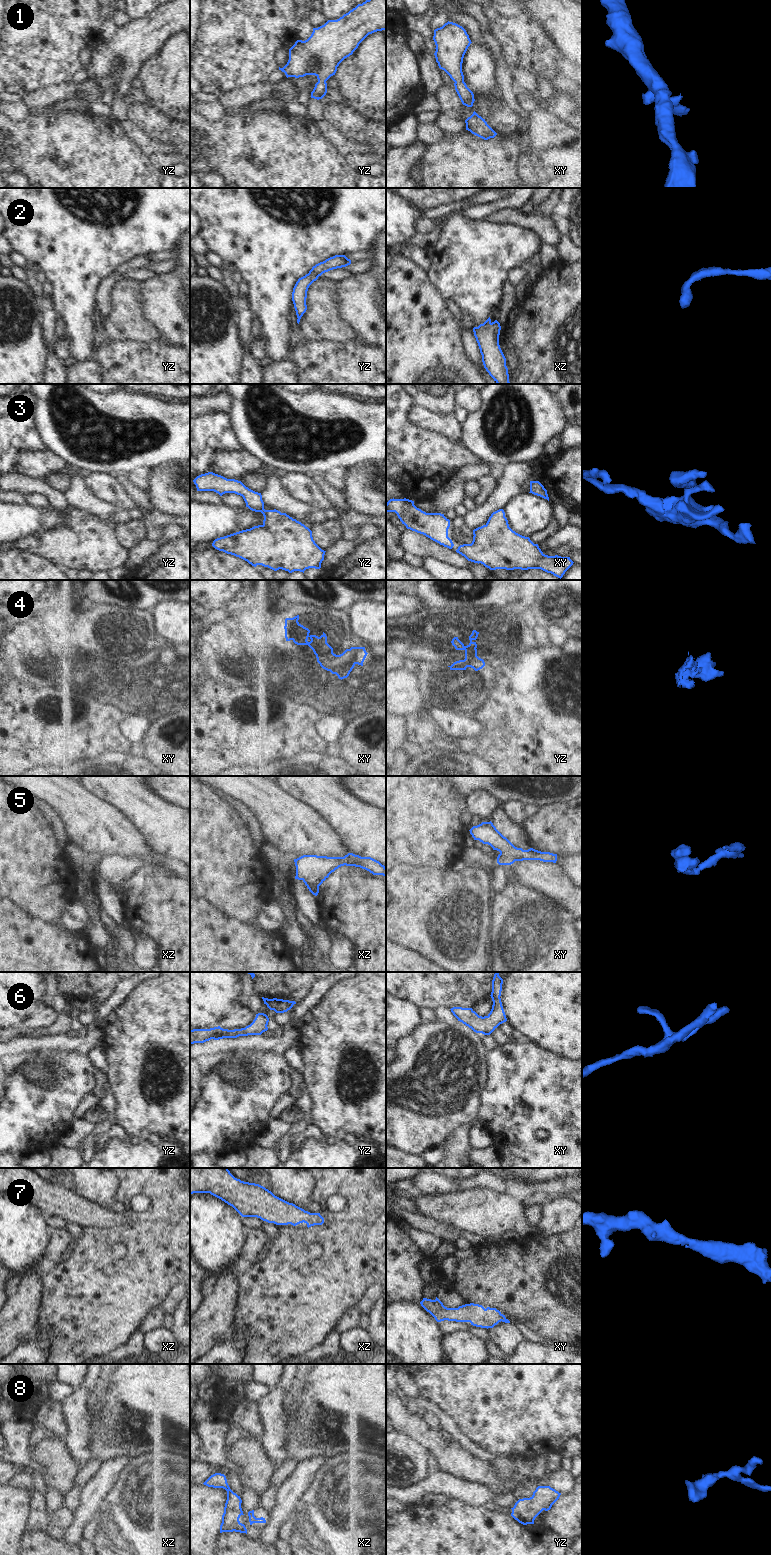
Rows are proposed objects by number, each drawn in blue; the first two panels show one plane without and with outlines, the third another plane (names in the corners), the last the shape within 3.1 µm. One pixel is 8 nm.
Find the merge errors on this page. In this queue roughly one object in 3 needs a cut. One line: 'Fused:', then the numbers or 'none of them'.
Fused: 4

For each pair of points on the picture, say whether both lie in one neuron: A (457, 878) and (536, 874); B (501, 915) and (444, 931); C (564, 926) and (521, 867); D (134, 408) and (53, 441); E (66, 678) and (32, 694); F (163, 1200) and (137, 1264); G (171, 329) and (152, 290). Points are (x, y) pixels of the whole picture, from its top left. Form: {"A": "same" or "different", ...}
{"A": "different", "B": "different", "C": "different", "D": "same", "E": "different", "F": "same", "G": "same"}

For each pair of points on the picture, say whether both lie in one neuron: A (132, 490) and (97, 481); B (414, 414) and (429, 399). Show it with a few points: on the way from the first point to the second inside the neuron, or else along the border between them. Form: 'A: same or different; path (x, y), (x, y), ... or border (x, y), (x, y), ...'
A: different; border (115, 476), (136, 506)
B: different; border (415, 403), (444, 415)

